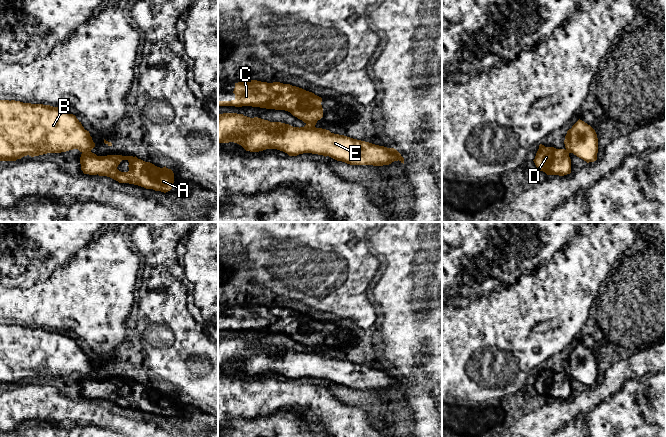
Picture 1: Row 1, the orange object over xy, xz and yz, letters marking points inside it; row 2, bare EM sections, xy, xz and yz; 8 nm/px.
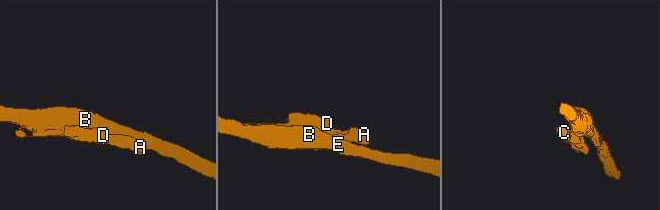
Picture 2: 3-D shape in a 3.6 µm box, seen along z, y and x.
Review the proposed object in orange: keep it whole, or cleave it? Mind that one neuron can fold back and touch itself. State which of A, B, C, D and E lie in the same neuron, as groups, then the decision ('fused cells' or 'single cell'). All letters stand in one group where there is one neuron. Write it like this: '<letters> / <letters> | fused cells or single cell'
A C D / B E | fused cells

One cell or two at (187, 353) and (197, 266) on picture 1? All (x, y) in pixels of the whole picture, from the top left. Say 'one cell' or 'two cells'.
one cell

